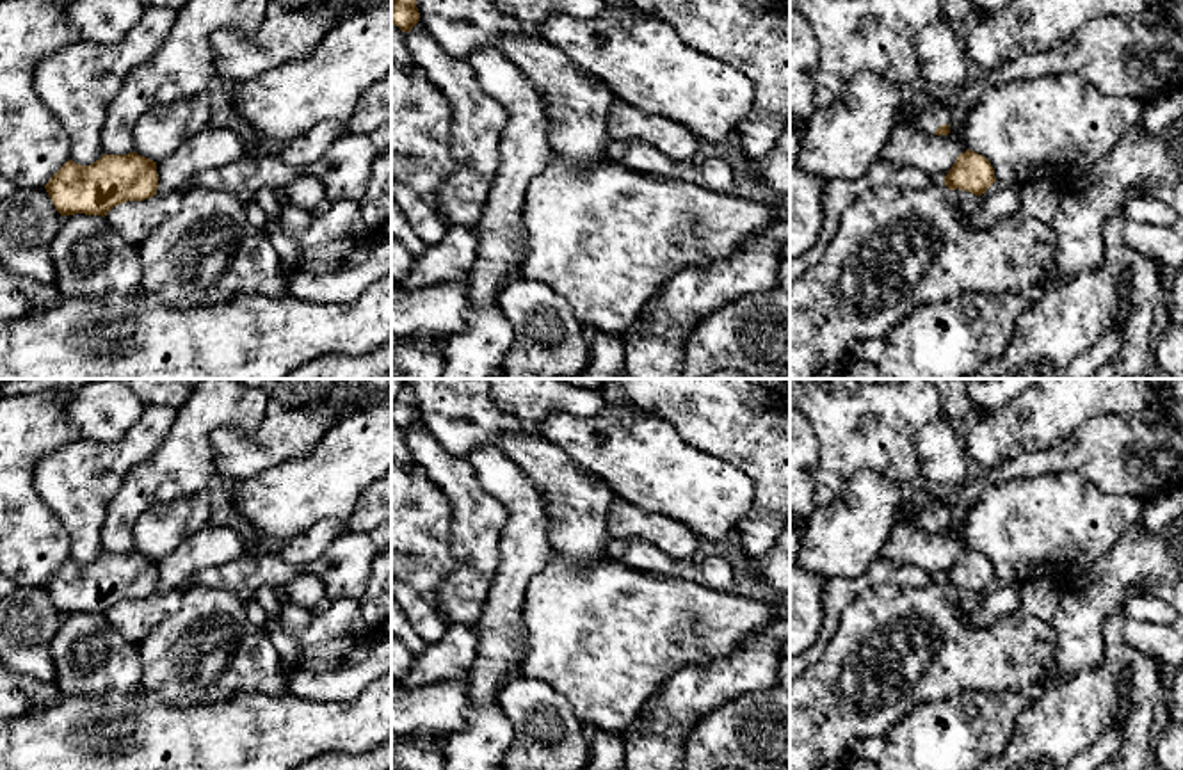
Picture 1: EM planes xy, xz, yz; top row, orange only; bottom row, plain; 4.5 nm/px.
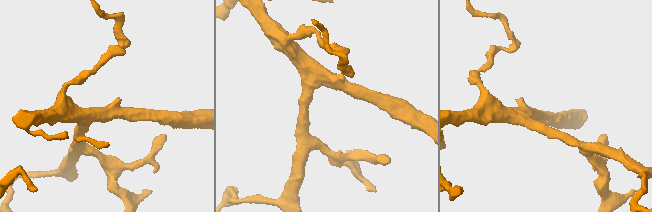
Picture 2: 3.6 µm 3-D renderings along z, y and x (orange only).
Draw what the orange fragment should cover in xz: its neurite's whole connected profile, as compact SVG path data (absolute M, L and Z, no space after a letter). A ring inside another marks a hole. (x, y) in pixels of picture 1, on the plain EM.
M402 386L397 397L391 400L391 421L402 430L409 430L420 420L414 391L409 386Z

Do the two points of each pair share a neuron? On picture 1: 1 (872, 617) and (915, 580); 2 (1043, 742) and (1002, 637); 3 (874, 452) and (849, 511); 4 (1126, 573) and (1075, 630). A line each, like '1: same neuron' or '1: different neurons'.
1: different neurons
2: different neurons
3: different neurons
4: same neuron

